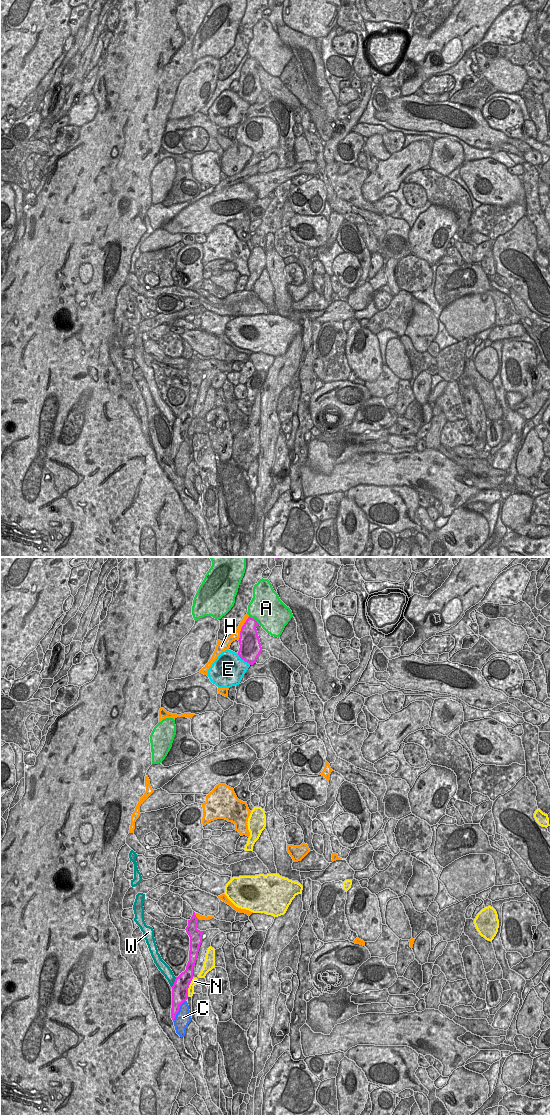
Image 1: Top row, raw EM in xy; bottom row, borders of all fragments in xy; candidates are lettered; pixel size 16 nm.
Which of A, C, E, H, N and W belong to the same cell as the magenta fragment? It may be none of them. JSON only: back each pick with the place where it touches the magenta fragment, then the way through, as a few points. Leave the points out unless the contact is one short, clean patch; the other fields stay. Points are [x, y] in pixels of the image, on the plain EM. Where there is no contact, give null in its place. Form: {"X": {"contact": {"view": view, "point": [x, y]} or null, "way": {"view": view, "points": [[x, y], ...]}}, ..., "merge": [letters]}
{"merge": []}

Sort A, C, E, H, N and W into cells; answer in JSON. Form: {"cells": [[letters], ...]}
{"cells": [["A"], ["C"], ["E"], ["H"], ["N"], ["W"]]}

